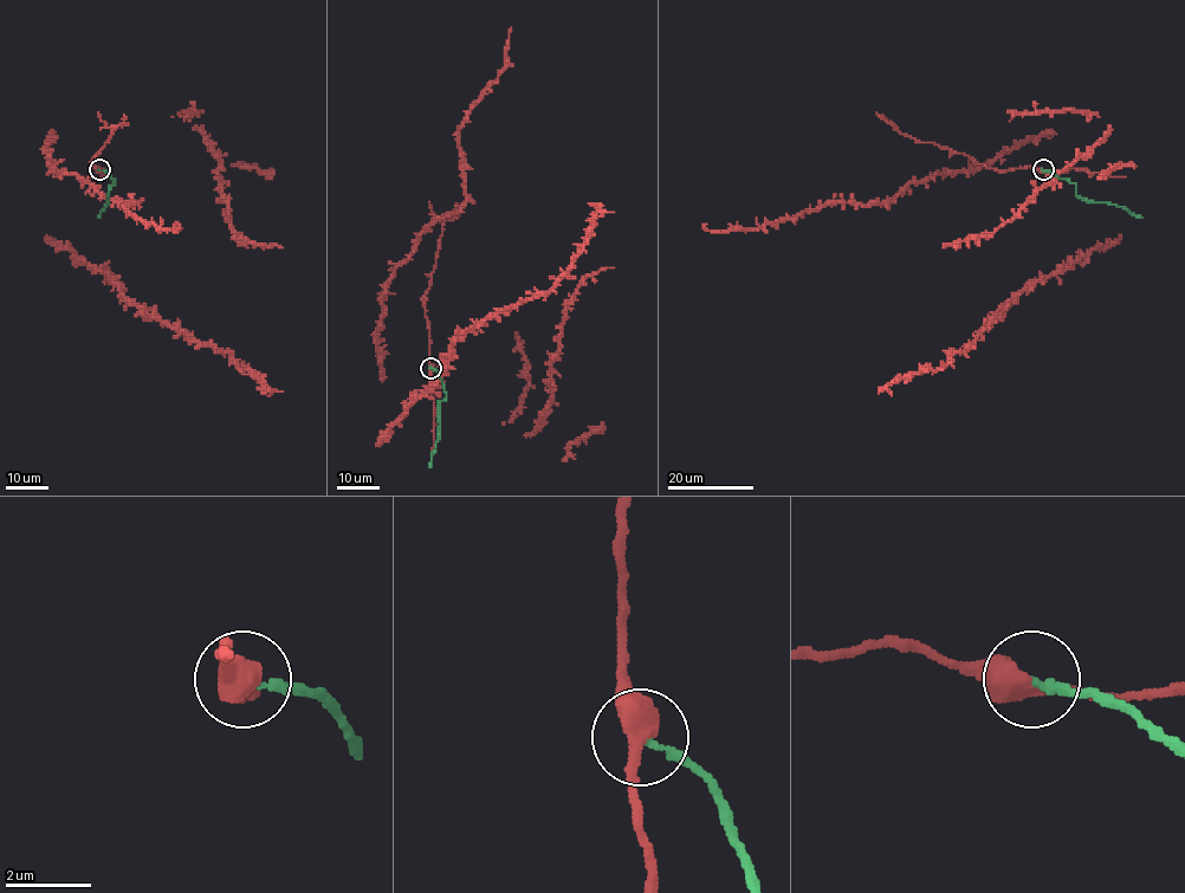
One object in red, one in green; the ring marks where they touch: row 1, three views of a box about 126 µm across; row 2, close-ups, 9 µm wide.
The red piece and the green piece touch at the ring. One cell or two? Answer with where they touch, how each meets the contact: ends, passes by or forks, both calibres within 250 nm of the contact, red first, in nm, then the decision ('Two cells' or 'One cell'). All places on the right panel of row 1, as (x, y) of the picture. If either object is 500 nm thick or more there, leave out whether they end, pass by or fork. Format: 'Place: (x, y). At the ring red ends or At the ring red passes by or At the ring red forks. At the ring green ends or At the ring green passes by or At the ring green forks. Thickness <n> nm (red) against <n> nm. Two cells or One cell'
Place: (1043, 169). At the ring red passes by. At the ring green ends. Thickness 480 nm (red) against 170 nm. Two cells

